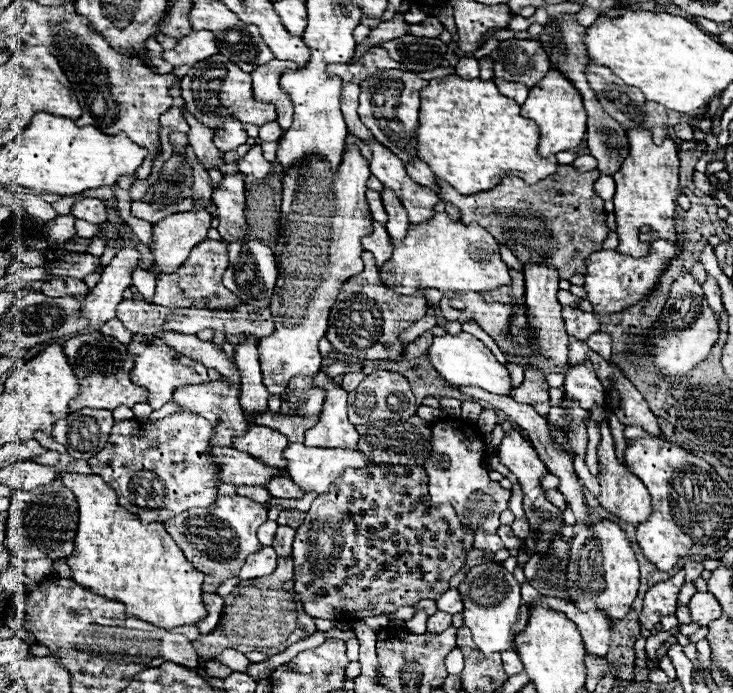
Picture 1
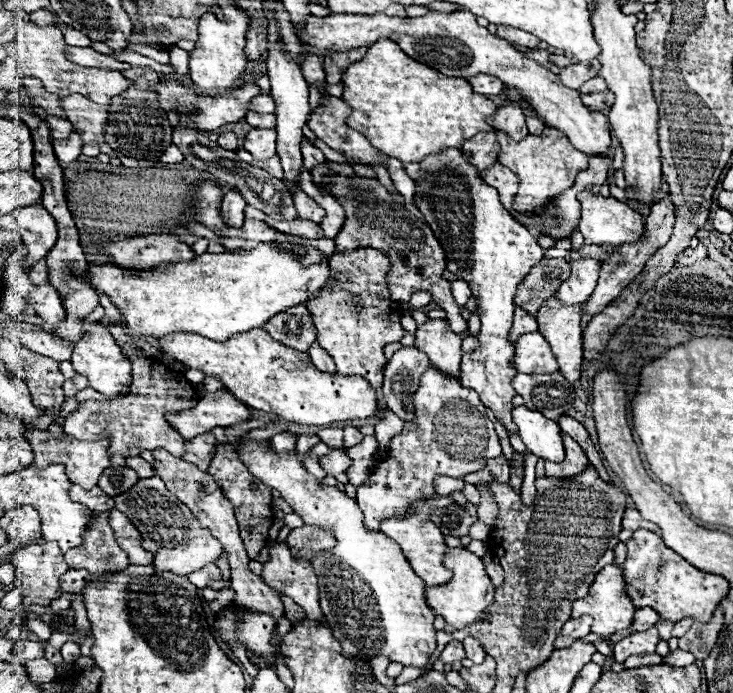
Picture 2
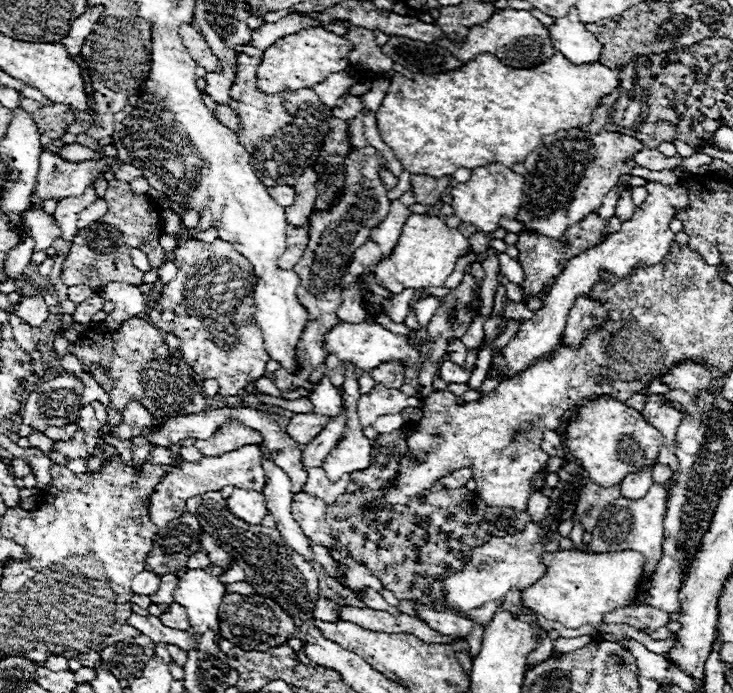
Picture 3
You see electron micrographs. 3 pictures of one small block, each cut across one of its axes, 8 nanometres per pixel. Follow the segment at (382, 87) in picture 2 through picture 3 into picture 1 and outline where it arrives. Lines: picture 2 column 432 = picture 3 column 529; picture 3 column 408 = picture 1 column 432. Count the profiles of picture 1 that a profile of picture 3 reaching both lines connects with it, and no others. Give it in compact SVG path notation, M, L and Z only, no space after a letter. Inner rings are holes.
M456 74L434 78L426 88L420 90L422 106L420 106L420 124L416 128L416 140L418 140L418 156L422 162L430 166L430 170L446 180L452 188L456 188L460 194L476 194L492 190L502 178L506 176L518 176L526 180L528 184L536 184L548 176L552 176L558 168L558 162L554 156L542 158L536 152L538 146L538 126L520 116L520 106L498 92L496 84L492 80L464 80Z

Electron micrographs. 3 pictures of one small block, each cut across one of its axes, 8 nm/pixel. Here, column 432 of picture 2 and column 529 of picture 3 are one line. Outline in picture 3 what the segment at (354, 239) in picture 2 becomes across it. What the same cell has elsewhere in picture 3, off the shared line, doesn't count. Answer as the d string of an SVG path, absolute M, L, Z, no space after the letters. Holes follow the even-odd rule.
M592 214L592 216L588 216L588 220L582 220L580 224L574 224L568 232L564 232L562 238L556 238L556 240L546 238L546 236L536 236L536 234L532 234L532 232L520 232L520 234L518 234L516 248L518 248L518 252L520 252L518 262L520 262L520 266L522 266L524 272L526 272L526 278L524 278L524 282L522 282L522 288L526 290L526 296L532 298L532 296L536 296L538 292L542 292L542 288L546 286L546 282L548 282L550 278L556 278L556 276L564 270L564 266L566 266L566 262L568 262L570 258L574 258L574 256L578 256L580 252L584 252L584 250L596 246L598 242L602 242L604 238L602 238L600 232L604 230L606 224L608 224L608 222L606 222L606 220L600 220L598 214Z

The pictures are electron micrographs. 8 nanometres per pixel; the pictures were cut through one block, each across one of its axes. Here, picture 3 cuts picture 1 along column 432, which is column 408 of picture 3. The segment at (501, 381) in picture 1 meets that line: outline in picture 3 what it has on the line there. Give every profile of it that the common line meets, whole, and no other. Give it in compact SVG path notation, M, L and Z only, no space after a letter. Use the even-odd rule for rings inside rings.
M338 322L332 330L332 334L326 336L326 350L328 350L328 354L336 354L340 360L352 360L364 372L370 372L384 362L398 360L404 366L414 366L420 362L420 346L418 344L412 344L406 336L394 334L376 322L362 322L362 324Z

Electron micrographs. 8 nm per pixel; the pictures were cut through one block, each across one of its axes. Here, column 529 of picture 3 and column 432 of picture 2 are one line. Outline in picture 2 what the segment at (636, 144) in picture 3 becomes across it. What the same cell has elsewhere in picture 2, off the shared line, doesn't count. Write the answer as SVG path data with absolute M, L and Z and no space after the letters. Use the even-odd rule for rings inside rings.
M448 148L440 154L432 154L420 162L420 168L428 170L430 174L422 182L416 180L416 192L424 194L424 200L420 200L416 206L424 214L430 228L434 230L438 242L444 248L446 268L472 288L472 296L476 298L476 314L482 324L480 334L478 334L478 342L480 342L478 348L462 356L460 382L466 388L476 390L480 400L484 402L484 406L490 408L496 414L496 418L506 426L508 434L514 434L514 432L518 432L518 428L516 428L510 412L514 408L512 398L514 398L516 390L512 388L512 376L516 376L516 370L512 368L514 344L508 340L508 328L512 326L512 312L516 308L516 304L514 304L516 290L522 284L524 276L528 276L530 268L540 264L540 260L544 258L544 250L540 248L536 238L528 232L528 228L522 226L520 222L516 222L514 216L502 206L496 188L490 188L488 184L484 184L478 176L476 168L472 168L468 162L464 162L460 150Z

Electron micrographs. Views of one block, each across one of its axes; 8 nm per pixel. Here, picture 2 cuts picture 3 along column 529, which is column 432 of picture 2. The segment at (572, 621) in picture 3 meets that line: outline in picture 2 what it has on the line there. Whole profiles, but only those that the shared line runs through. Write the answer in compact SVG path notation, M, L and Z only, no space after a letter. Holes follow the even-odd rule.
M450 548L444 554L444 566L454 572L452 580L440 588L426 588L426 602L428 606L440 614L448 624L452 624L456 630L462 630L466 626L476 624L478 620L484 620L484 612L488 606L494 604L494 584L490 576L484 570L482 558L468 552L466 548Z

